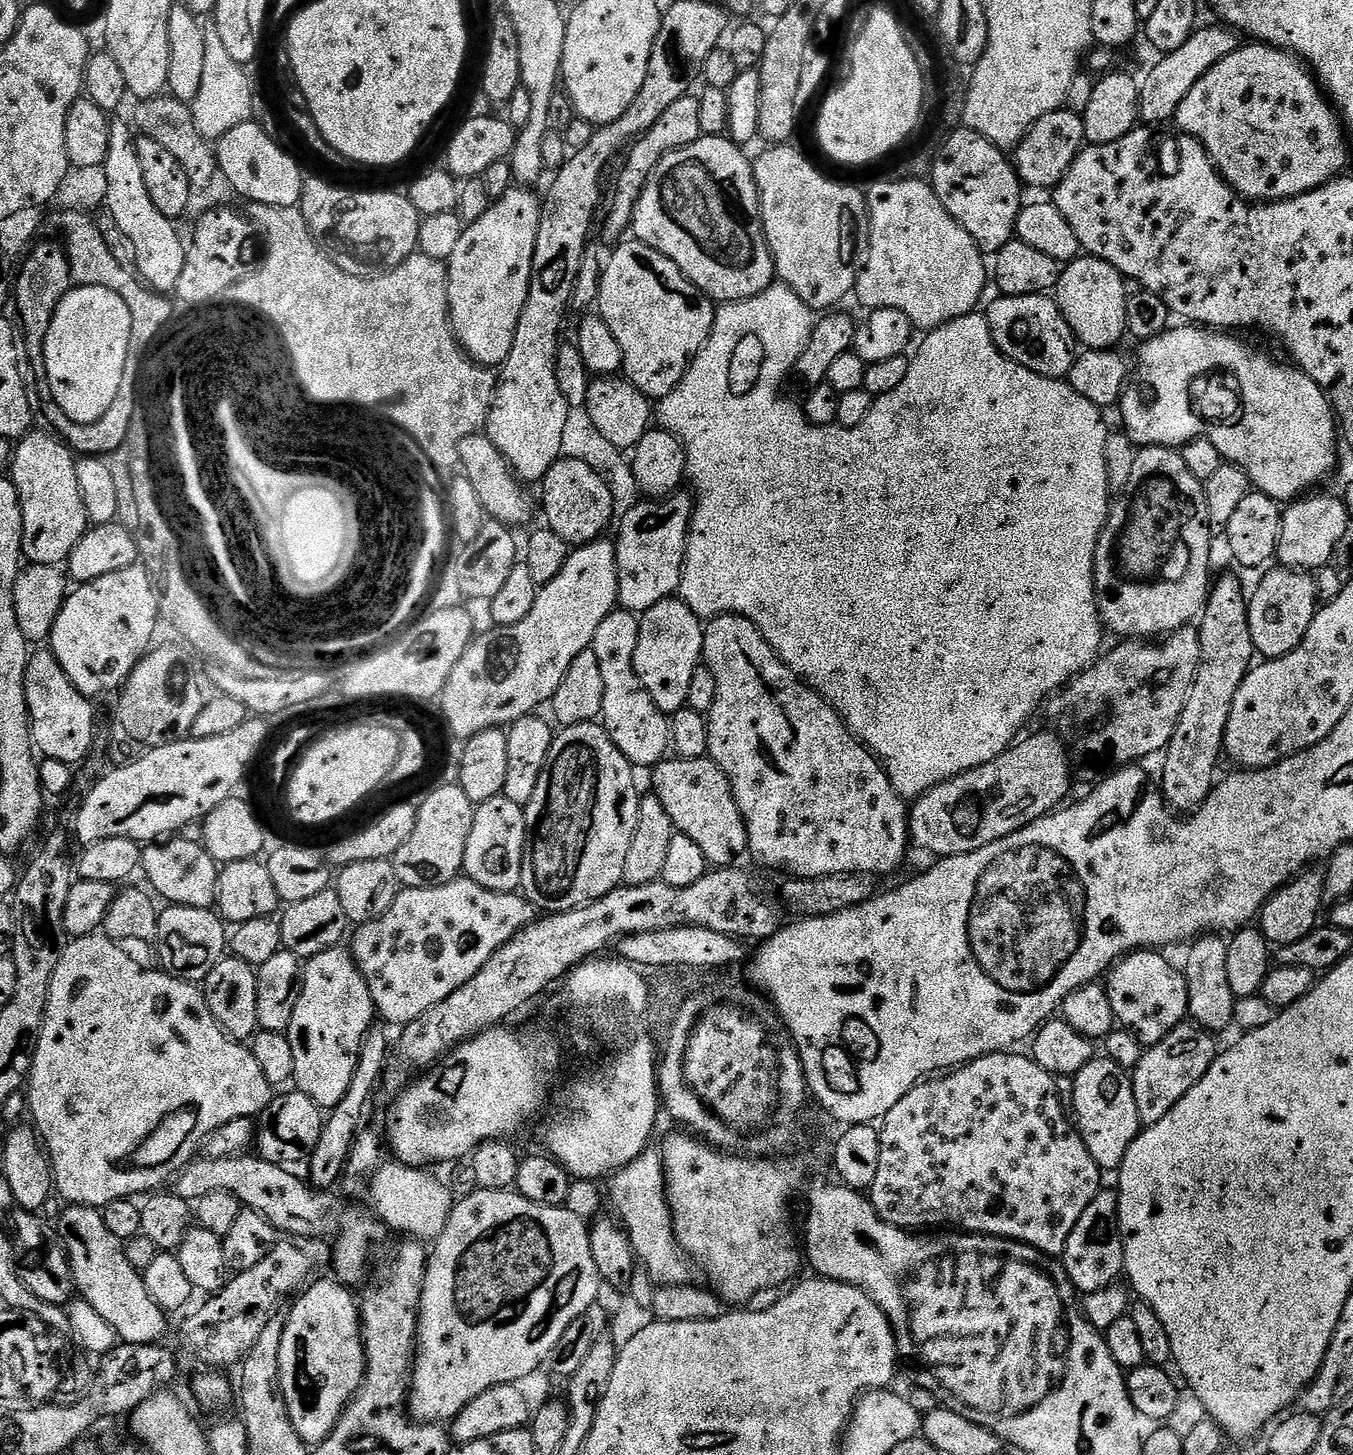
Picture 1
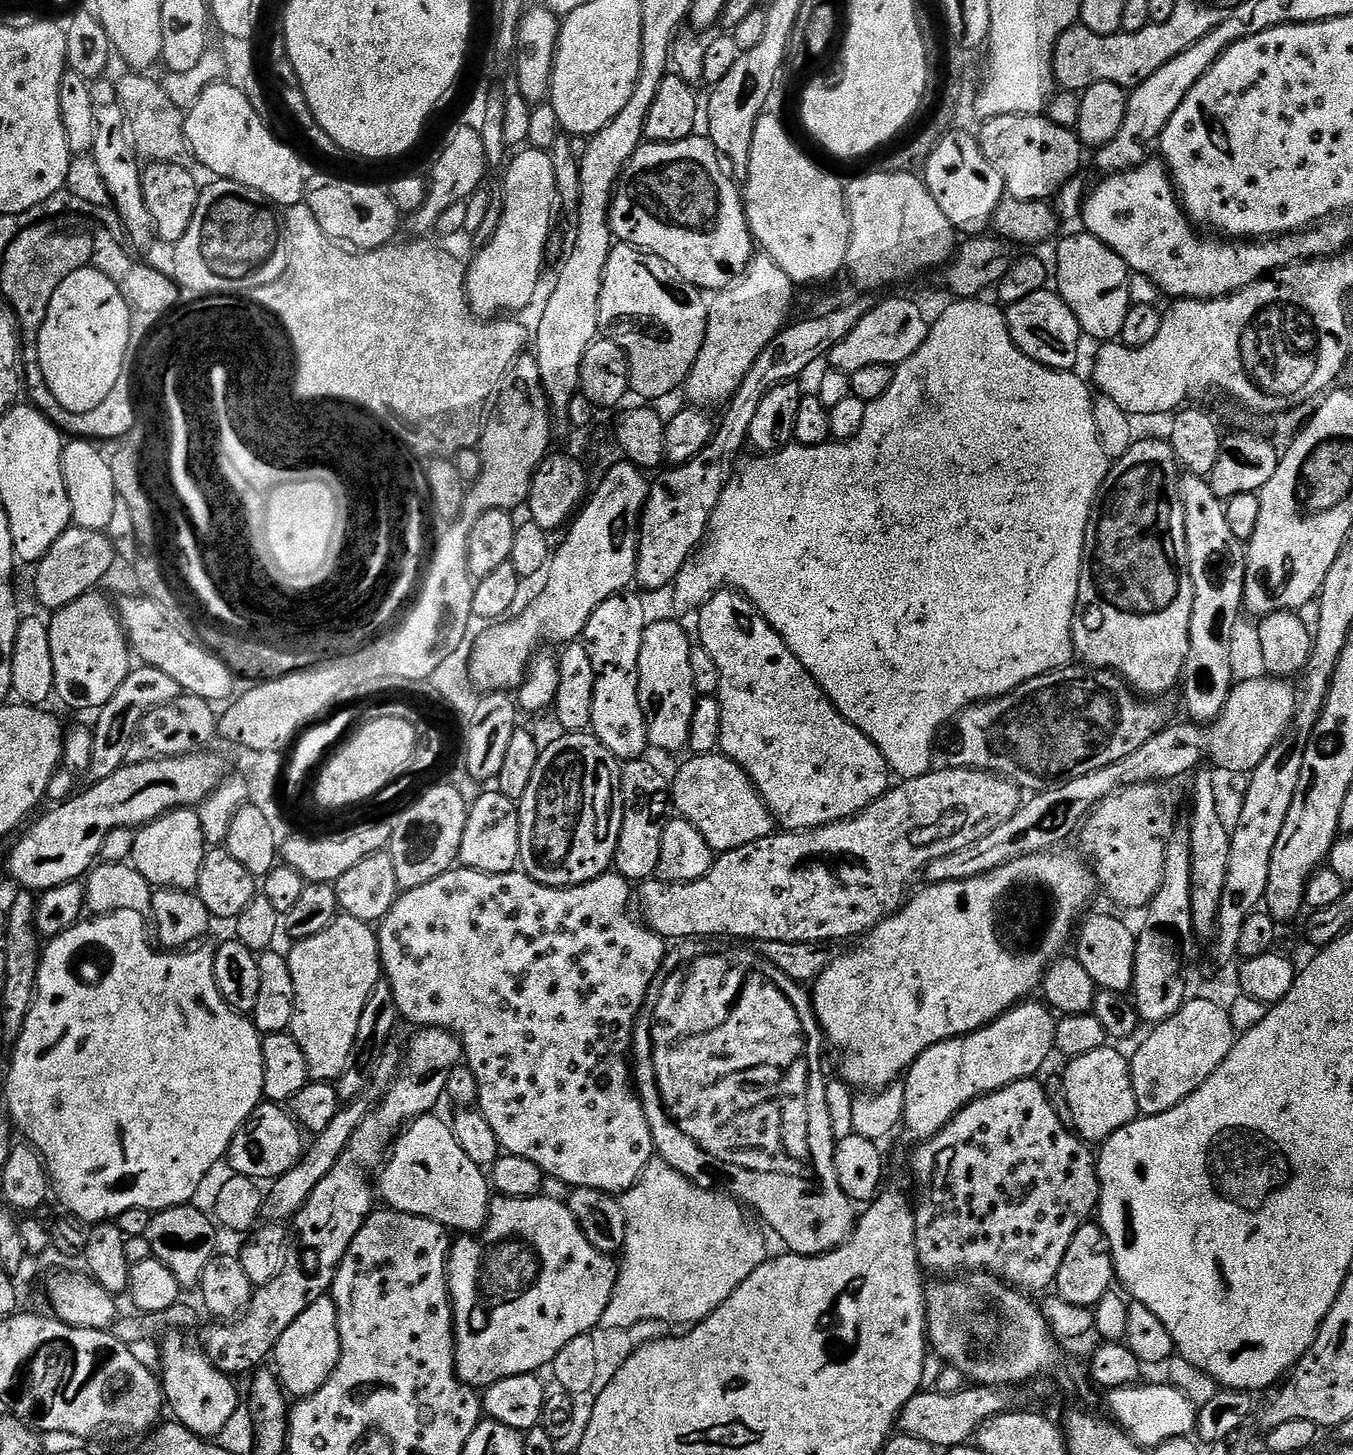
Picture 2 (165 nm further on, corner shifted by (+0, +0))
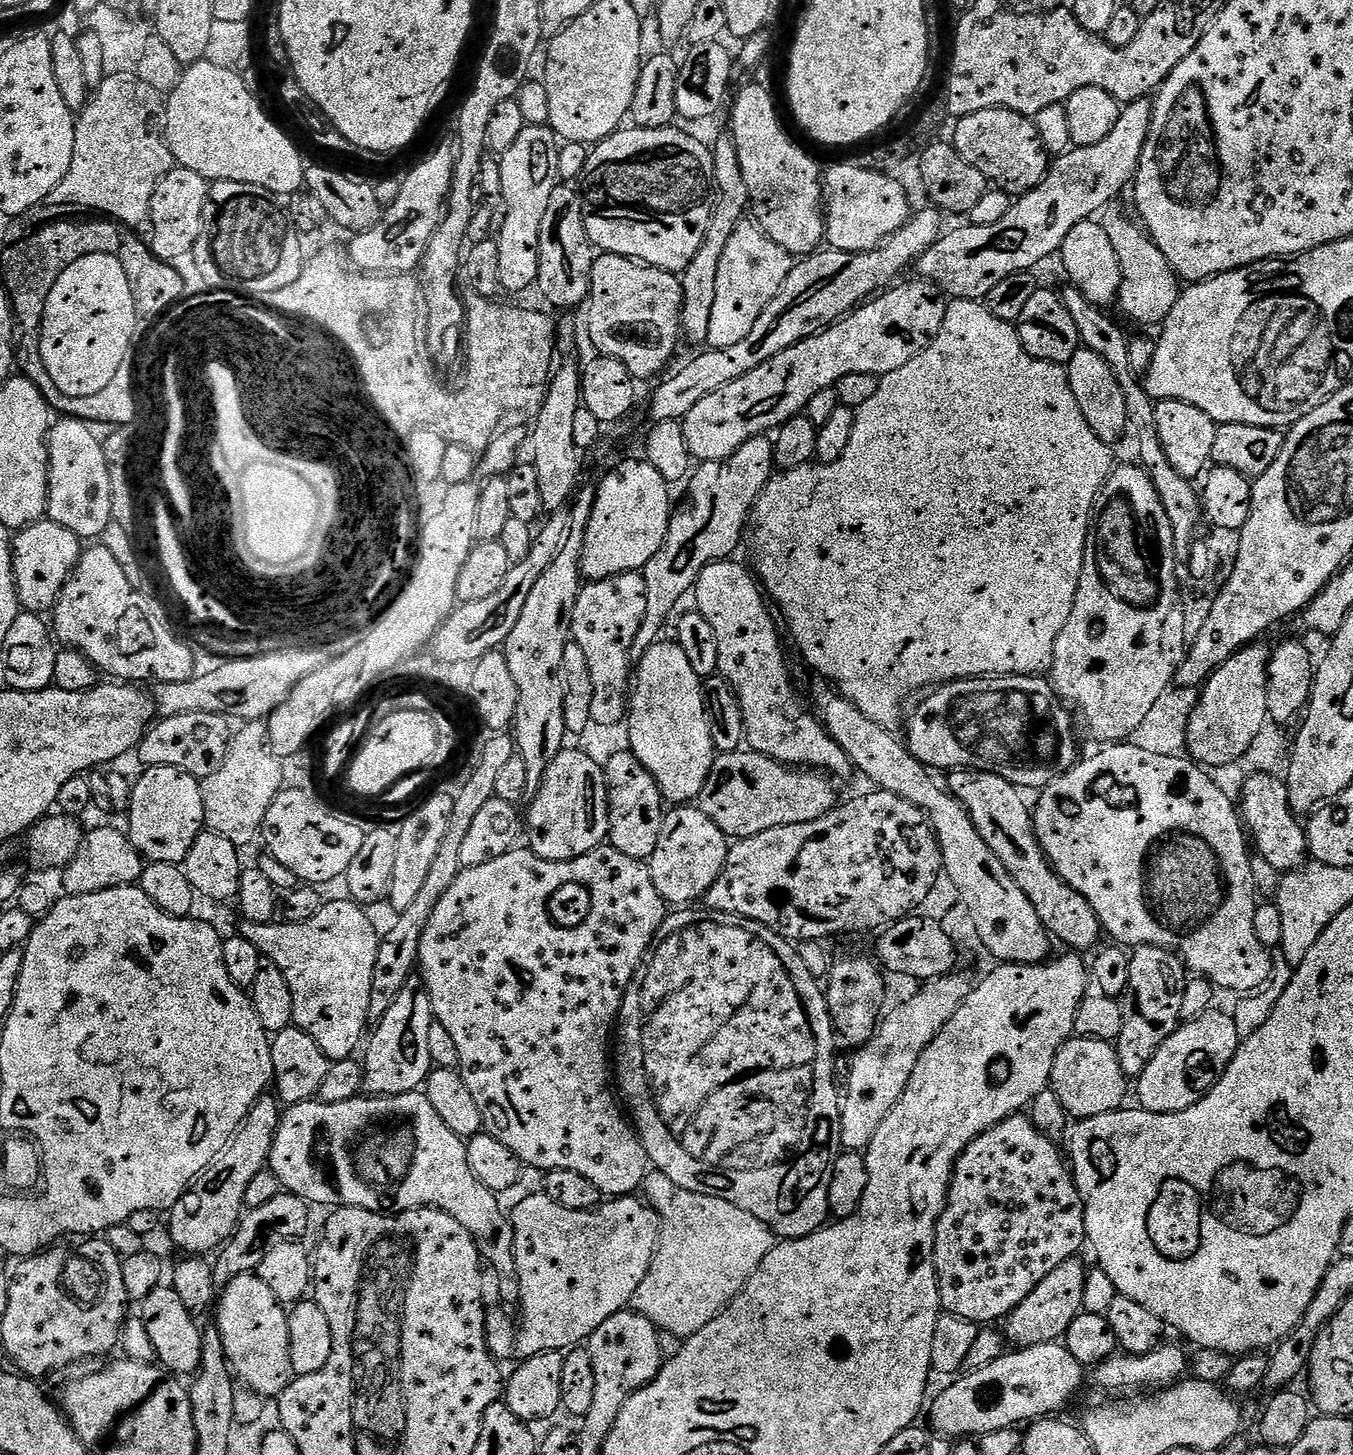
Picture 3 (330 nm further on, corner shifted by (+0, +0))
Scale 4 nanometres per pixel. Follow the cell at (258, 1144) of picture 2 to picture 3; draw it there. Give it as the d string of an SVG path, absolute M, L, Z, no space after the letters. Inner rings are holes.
M423 1091L397 1096L361 1094L350 1098L350 1102L333 1104L313 1098L285 1107L274 1134L267 1167L276 1175L283 1191L308 1201L312 1206L329 1204L332 1210L365 1208L385 1214L408 1212L412 1208L440 1208L452 1218L458 1218L480 1245L480 1254L487 1267L496 1271L496 1288L500 1291L501 1302L519 1305L520 1279L516 1273L516 1235L512 1221L500 1209L501 1197L482 1186L482 1182L472 1175L465 1141L454 1135L442 1118L438 1118L438 1110L430 1106Z

